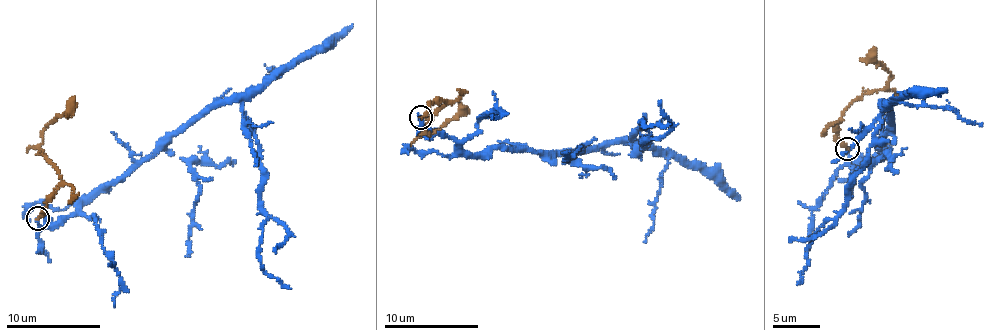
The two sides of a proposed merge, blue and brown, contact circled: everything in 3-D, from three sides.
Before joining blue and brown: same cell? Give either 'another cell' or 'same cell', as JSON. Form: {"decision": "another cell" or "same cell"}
{"decision": "same cell"}

